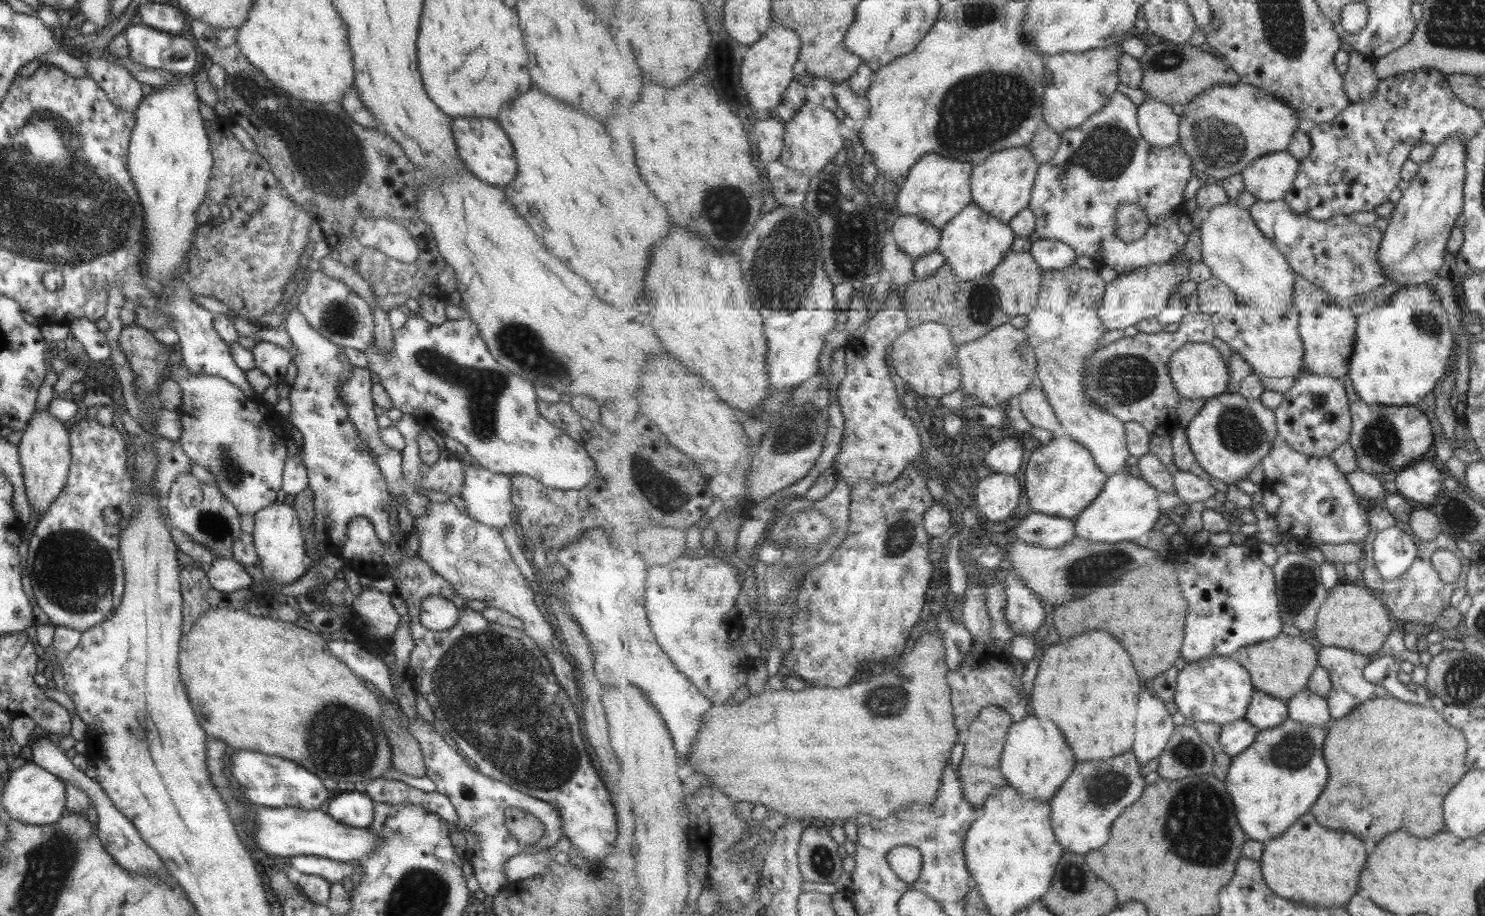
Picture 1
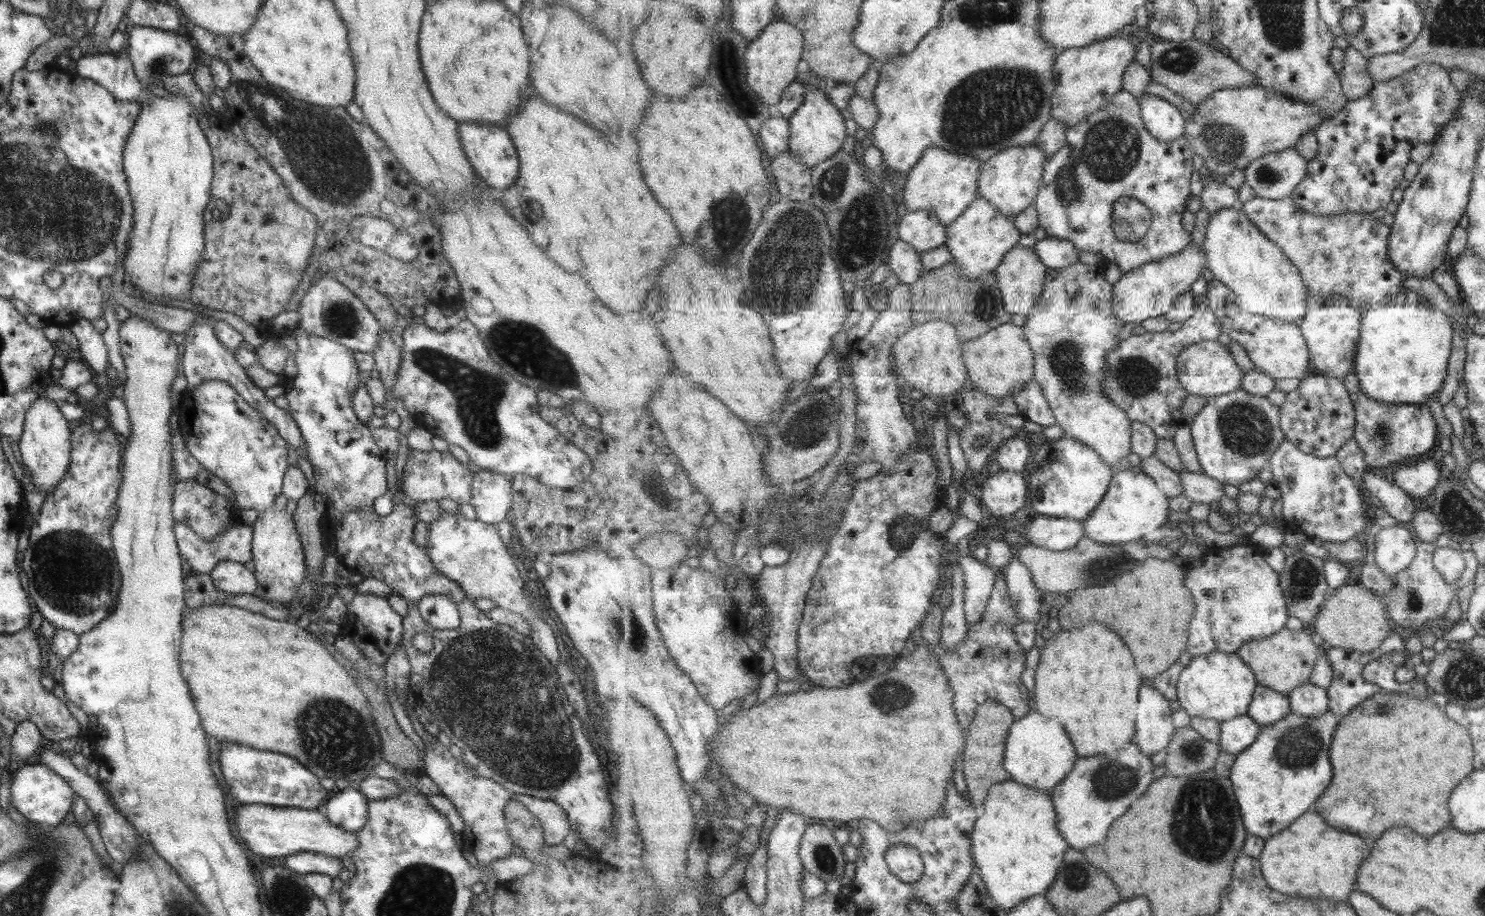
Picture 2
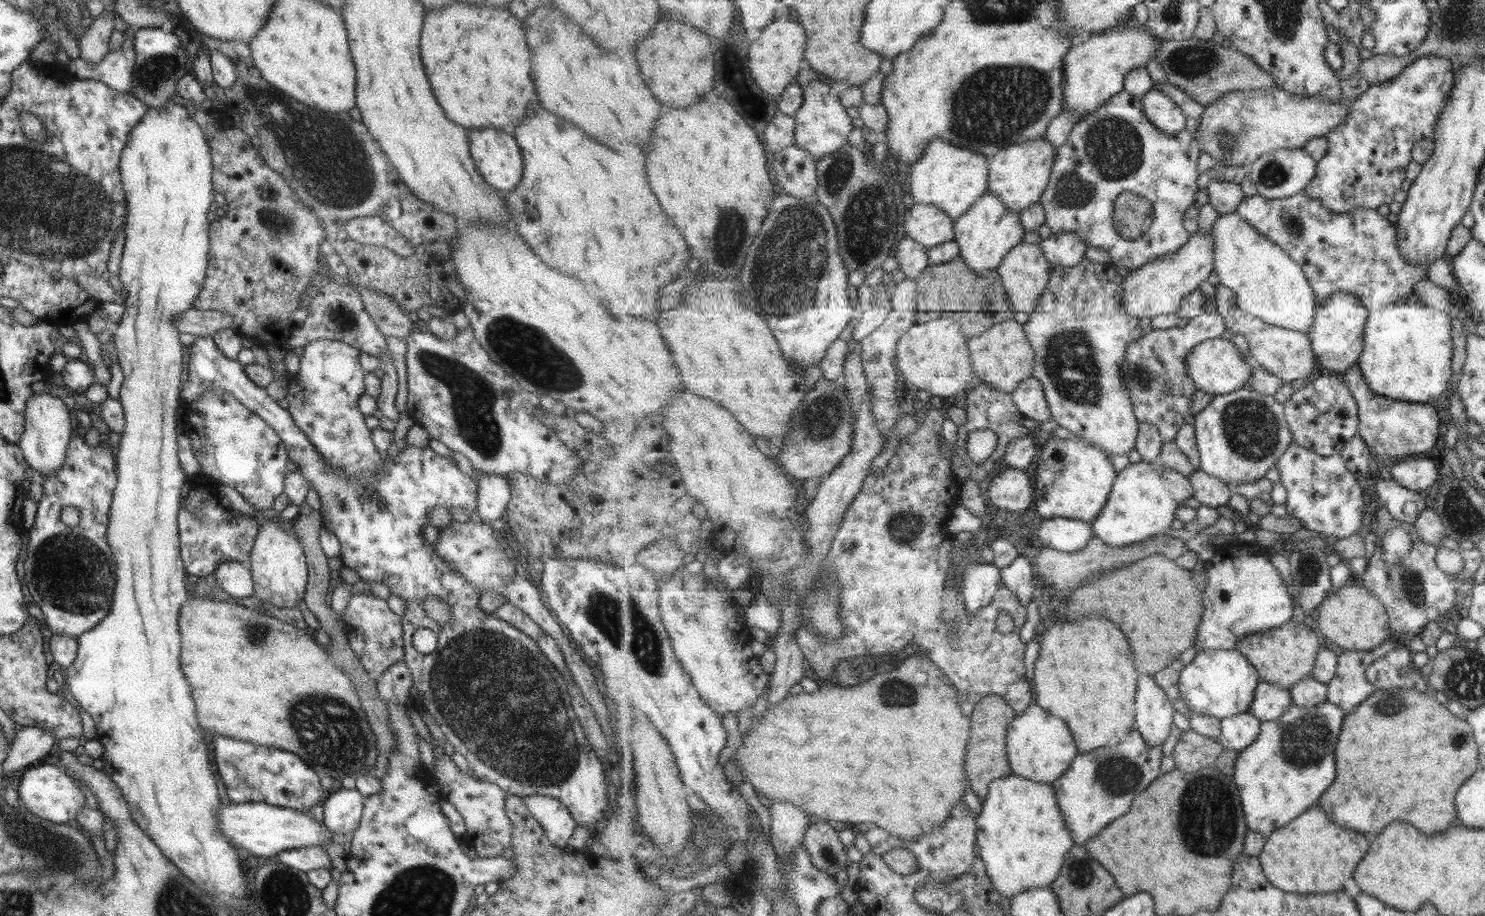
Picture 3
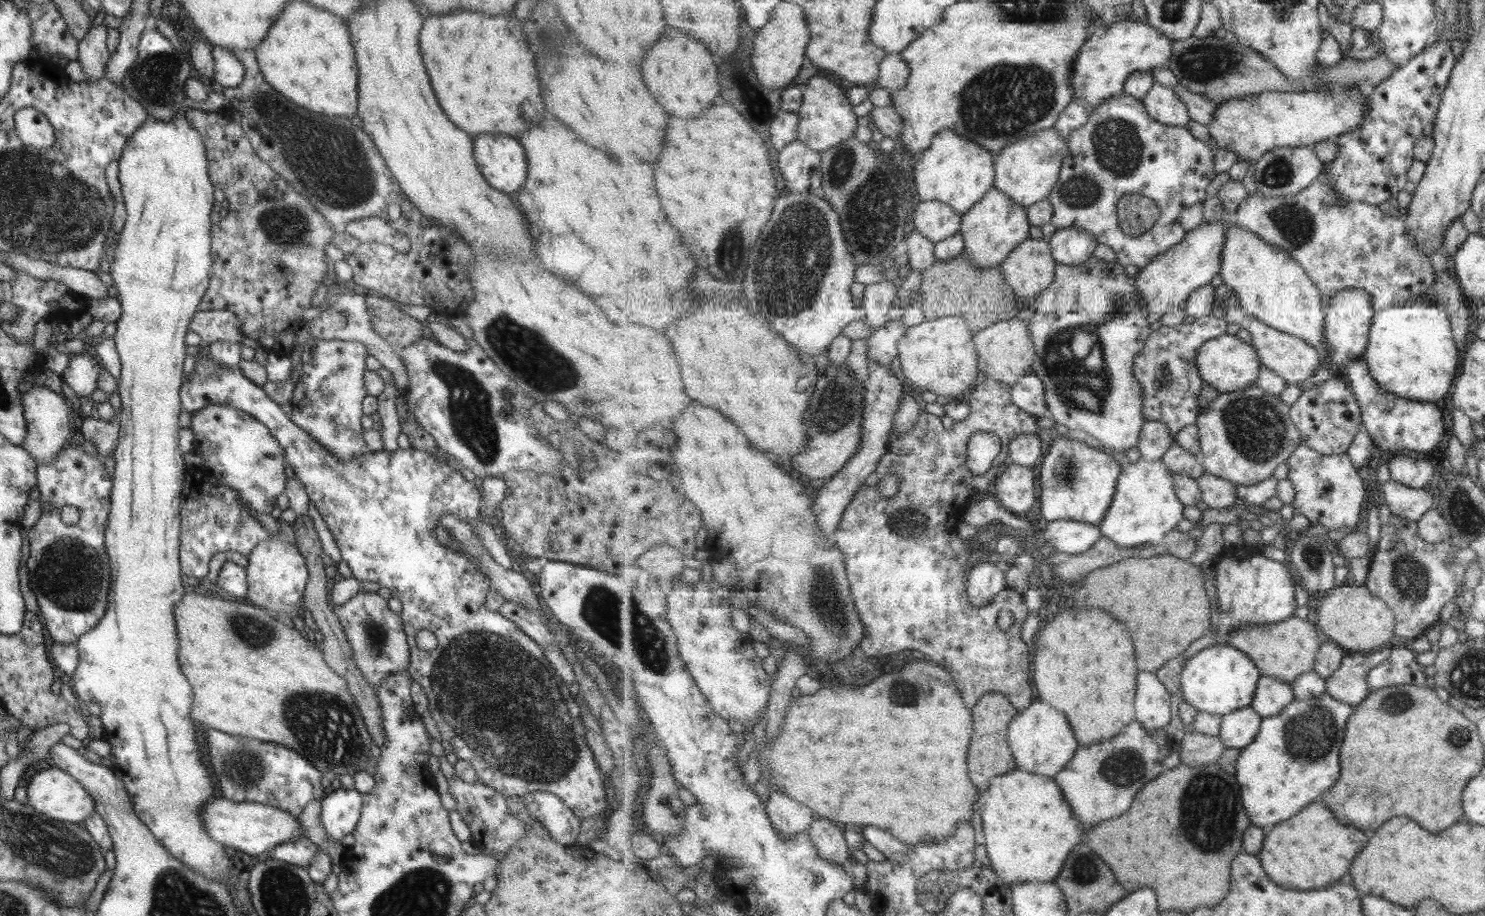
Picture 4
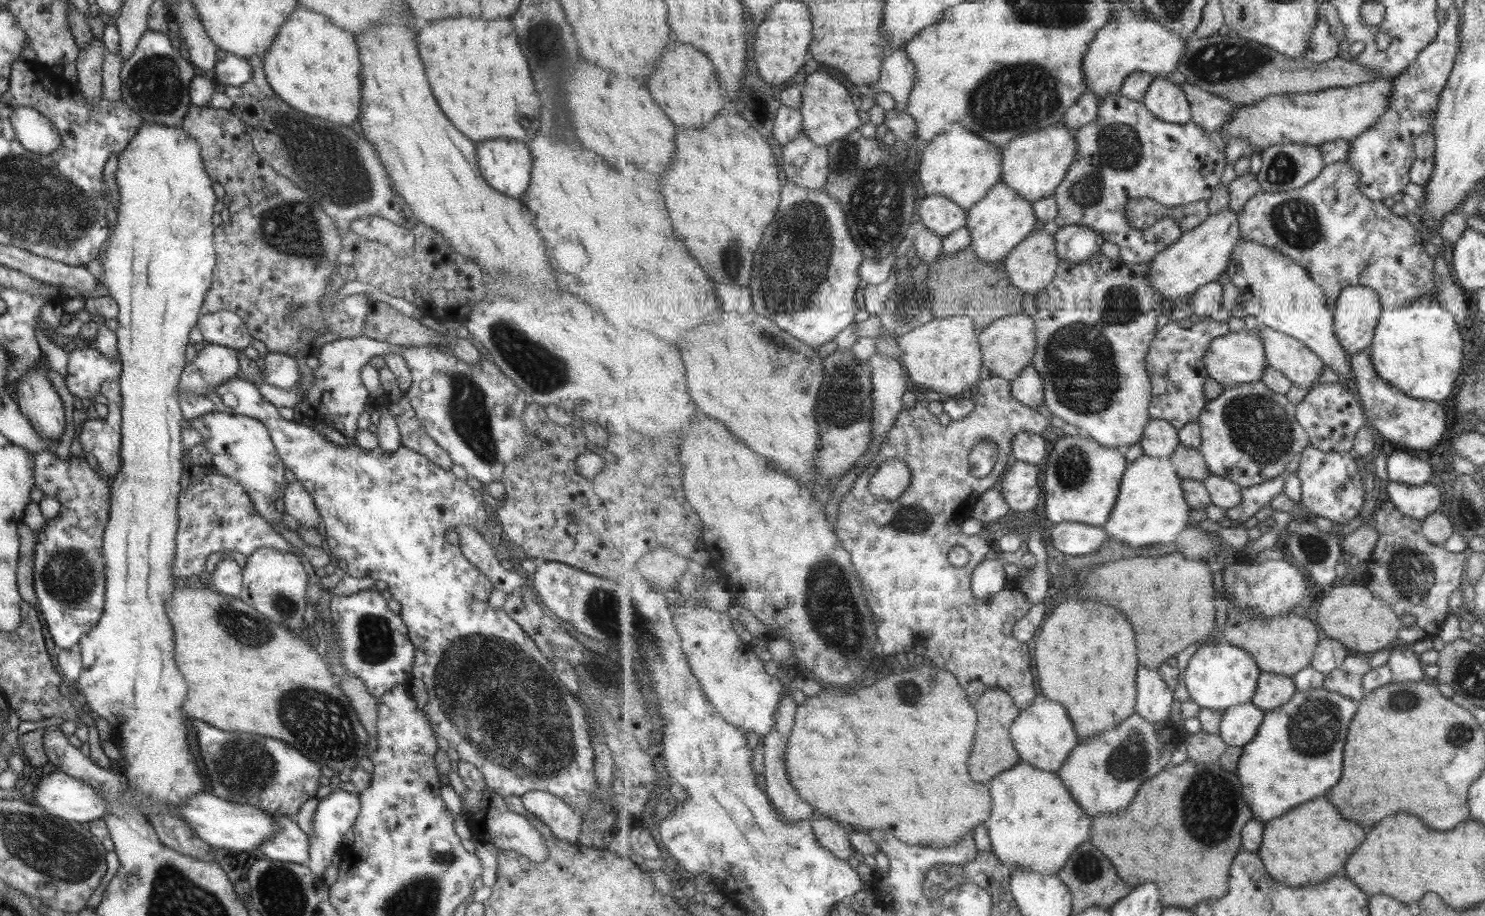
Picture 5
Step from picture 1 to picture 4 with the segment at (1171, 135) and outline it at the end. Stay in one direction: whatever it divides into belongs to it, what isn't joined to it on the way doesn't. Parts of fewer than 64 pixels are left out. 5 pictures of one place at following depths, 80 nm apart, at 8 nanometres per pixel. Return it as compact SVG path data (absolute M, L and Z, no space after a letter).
M1154 83L1154 87L1142 101L1147 112L1161 124L1186 127L1192 121L1190 109L1174 87Z

